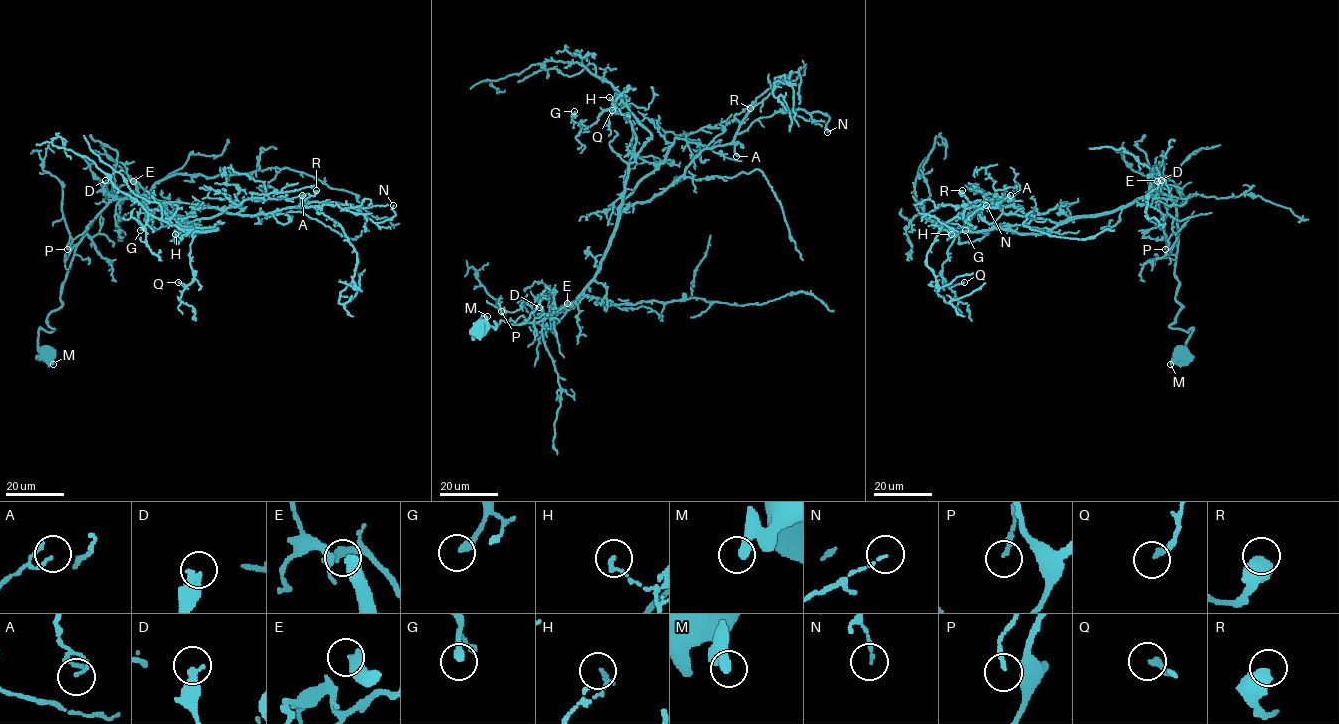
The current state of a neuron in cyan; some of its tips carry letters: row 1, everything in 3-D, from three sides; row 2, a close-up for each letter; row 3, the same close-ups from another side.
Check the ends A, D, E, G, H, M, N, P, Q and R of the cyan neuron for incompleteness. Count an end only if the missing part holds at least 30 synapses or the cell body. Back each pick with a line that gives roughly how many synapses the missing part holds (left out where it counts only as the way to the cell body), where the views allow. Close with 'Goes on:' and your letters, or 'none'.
E: 700 syn
Goes on: E

